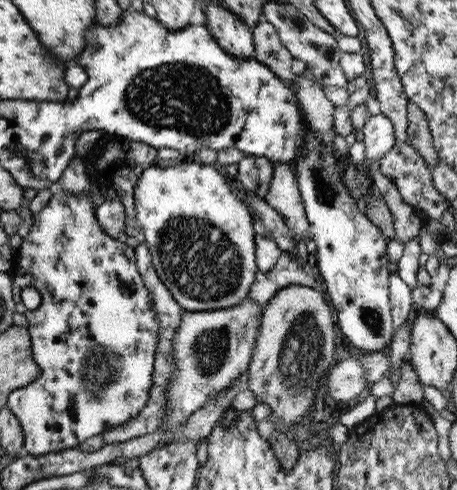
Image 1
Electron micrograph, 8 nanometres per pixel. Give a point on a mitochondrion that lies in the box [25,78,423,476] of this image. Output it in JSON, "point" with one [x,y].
{"point":[203,263]}

